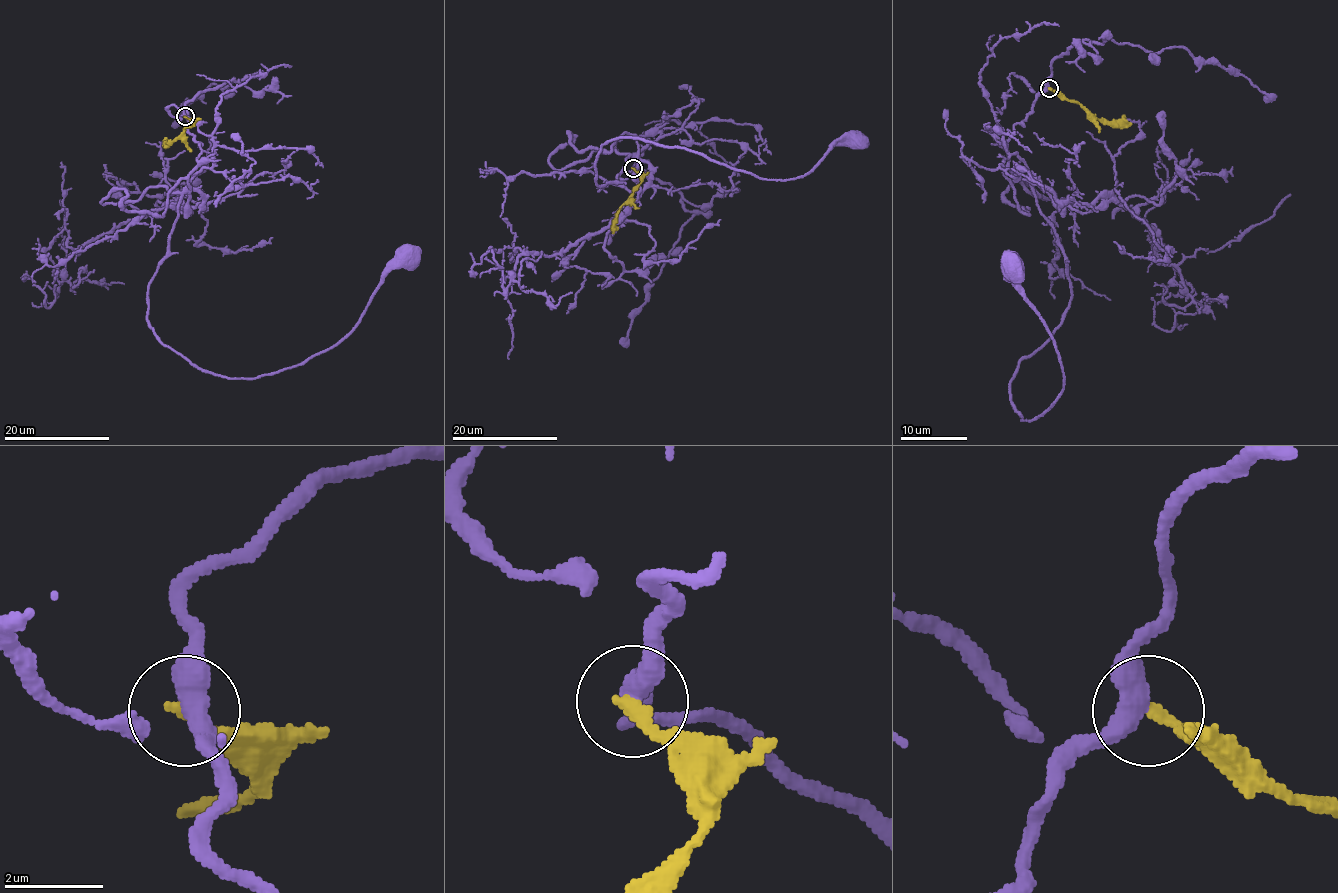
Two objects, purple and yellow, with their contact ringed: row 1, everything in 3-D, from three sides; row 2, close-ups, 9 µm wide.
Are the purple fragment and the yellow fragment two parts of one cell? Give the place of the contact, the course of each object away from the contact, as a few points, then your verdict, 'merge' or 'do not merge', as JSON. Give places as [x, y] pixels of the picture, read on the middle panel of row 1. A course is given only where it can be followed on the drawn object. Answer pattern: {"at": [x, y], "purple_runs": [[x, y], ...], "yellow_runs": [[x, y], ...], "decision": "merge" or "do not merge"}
{"at": [633, 168], "purple_runs": [[633, 167], [645, 135], [617, 179], [596, 184], [595, 159], [617, 138], [780, 180], [854, 137]], "yellow_runs": [[633, 168], [641, 183], [619, 210], [612, 233]], "decision": "do not merge"}

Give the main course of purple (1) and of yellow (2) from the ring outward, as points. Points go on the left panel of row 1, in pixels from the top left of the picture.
1: (185, 117), (201, 154), (148, 290), (147, 322), (193, 364), (231, 378), (303, 364), (354, 326), (406, 259)
2: (185, 117), (193, 125), (171, 143), (164, 144)

